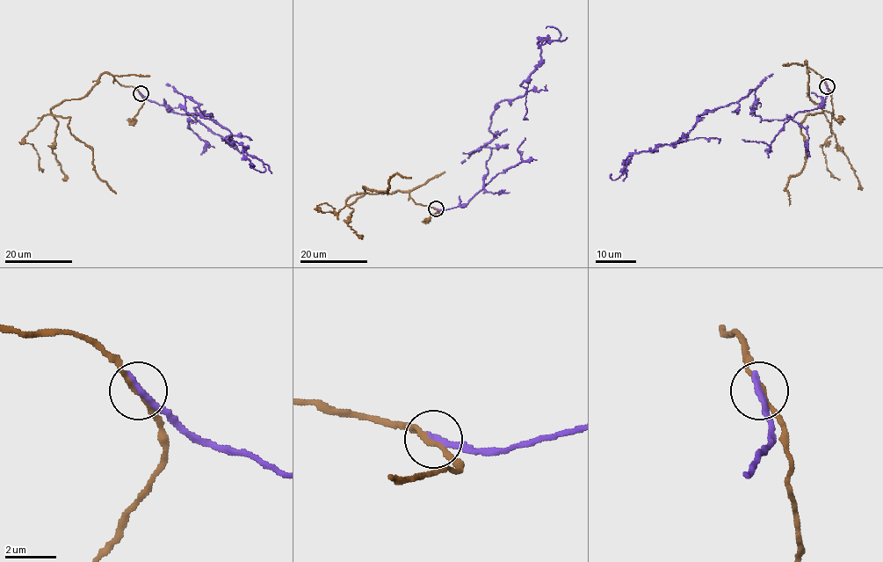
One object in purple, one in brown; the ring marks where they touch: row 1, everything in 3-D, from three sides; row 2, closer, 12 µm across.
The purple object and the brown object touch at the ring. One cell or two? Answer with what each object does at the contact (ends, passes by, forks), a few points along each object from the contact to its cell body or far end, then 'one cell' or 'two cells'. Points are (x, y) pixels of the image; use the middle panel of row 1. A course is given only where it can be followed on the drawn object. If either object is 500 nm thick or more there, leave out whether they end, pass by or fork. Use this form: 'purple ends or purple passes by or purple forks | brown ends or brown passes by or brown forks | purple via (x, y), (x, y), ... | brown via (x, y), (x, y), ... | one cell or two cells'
purple ends | brown passes by | purple via (436, 208), (489, 182), (491, 117), (559, 40), (546, 28) | brown via (435, 208), (401, 191), (358, 193), (347, 205), (365, 186), (387, 191), (396, 173), (411, 177) | one cell

